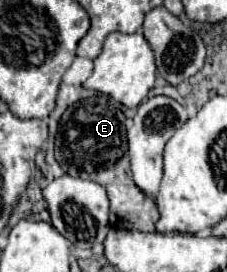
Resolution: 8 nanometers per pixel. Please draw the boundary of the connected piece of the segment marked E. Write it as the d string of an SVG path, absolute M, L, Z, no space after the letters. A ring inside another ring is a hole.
M95 95L73 103L59 121L59 133L55 137L55 159L61 169L71 177L81 177L87 181L95 181L105 187L109 201L111 201L111 225L119 229L137 229L137 231L155 231L155 223L159 221L159 209L151 195L143 193L133 177L131 177L131 163L127 153L127 133L125 133L125 115L119 109L121 105L111 99L109 95Z

